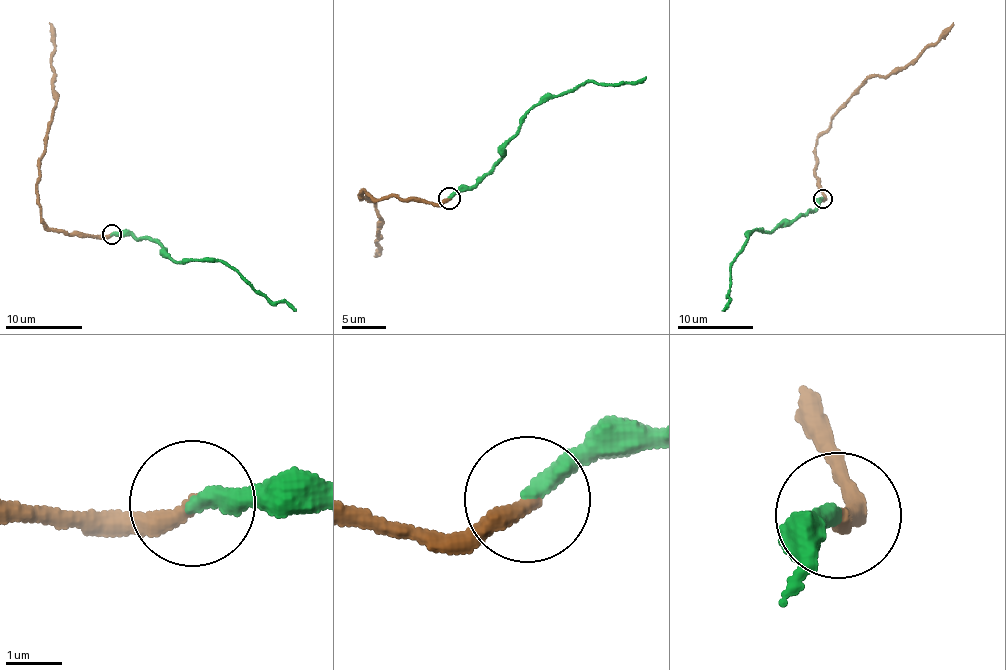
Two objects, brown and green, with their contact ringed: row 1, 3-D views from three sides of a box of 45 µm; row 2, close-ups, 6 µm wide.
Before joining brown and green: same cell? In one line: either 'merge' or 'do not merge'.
merge

